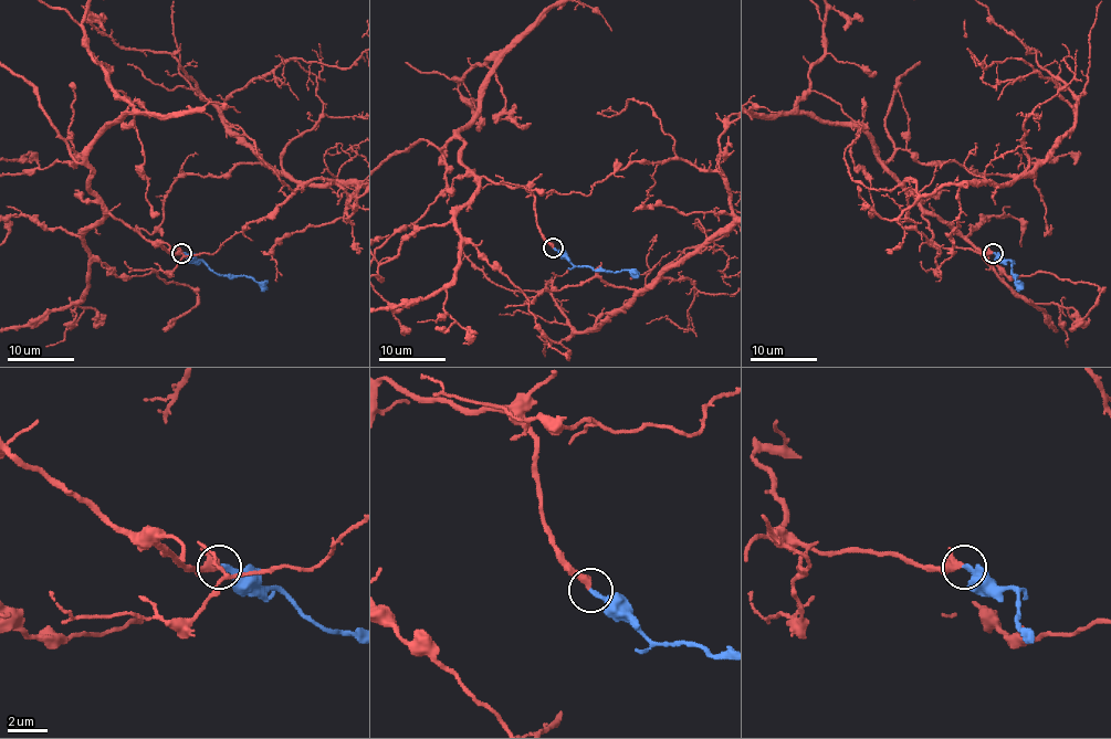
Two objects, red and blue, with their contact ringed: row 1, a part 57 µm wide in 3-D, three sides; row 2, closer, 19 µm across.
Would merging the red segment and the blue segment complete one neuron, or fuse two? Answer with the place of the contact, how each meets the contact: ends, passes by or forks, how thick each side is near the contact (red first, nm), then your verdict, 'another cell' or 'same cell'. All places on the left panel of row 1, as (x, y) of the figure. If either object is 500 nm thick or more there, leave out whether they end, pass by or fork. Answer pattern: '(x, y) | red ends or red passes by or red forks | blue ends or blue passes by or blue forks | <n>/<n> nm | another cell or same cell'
(181, 253) | red passes by | blue ends | 300/240 nm | same cell

